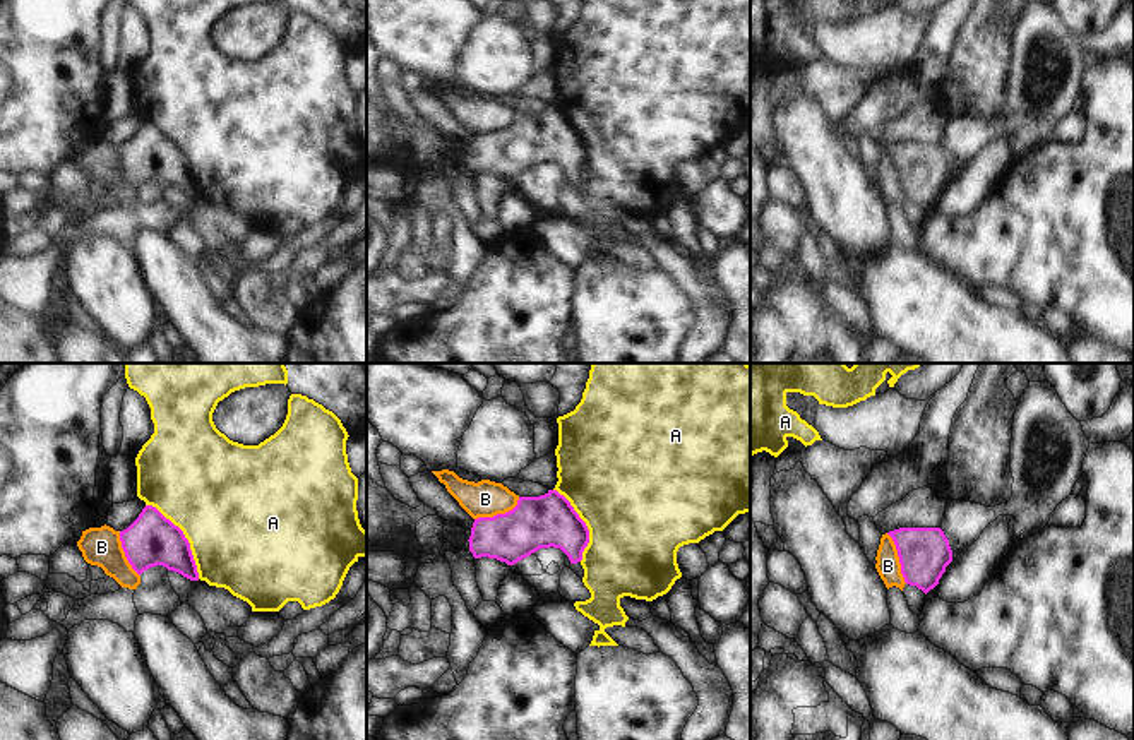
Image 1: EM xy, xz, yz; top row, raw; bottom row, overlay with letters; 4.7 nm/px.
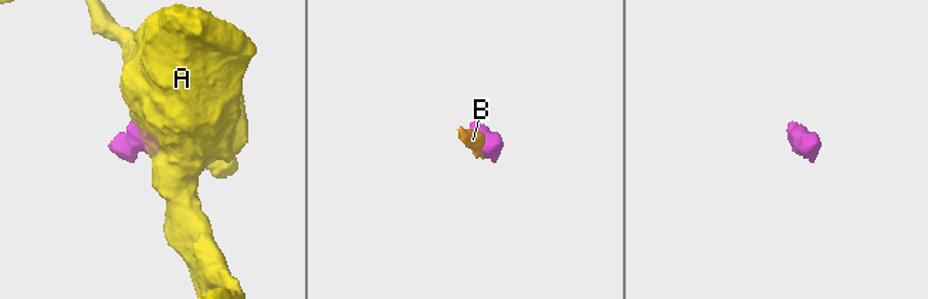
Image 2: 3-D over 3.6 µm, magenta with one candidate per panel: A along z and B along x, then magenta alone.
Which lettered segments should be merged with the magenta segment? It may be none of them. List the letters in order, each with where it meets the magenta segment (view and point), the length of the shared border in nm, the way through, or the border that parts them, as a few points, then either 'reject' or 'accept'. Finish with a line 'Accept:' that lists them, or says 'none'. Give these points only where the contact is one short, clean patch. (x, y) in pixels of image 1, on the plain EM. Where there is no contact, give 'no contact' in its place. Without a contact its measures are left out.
A: contact xy (184, 153); length 440 nm; reject
B: contact yz (900, 175); length 260 nm; border yz (886, 149), (895, 161), (900, 189), (907, 199); reject
Accept: none

